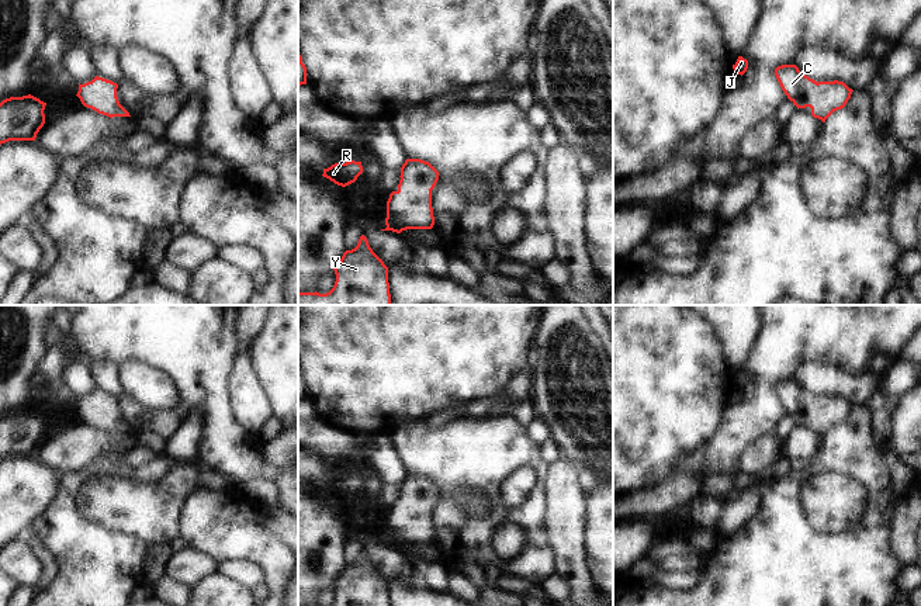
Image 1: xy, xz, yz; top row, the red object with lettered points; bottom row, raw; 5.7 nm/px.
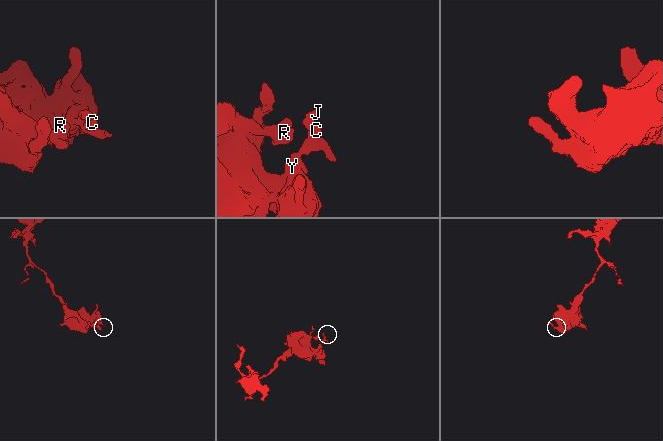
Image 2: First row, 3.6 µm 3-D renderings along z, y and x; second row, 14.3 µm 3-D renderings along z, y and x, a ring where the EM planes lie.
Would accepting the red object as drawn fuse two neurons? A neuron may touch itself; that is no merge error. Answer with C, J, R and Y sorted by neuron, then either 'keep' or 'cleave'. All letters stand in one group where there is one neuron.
C J R Y | keep

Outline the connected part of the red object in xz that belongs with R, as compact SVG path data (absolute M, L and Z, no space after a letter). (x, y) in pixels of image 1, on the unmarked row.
M346 477L346 478L335 478L328 484L323 484L323 492L329 494L337 501L346 502L357 495L357 492L363 488L361 477Z

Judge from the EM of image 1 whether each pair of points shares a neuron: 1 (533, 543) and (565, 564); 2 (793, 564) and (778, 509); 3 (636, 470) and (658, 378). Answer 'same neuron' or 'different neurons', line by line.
1: different neurons
2: same neuron
3: same neuron

